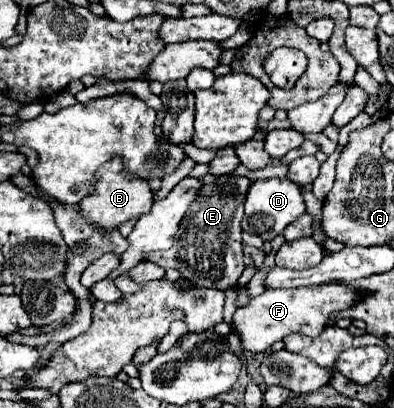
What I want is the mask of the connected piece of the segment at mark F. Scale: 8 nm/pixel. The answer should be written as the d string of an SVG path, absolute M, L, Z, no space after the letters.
M338 280L294 290L266 290L234 312L234 330L242 336L244 350L264 352L274 342L294 332L312 338L318 336L330 324L330 316L334 312L352 308L354 304L358 304L358 300L362 300L362 290L356 290L354 286Z

